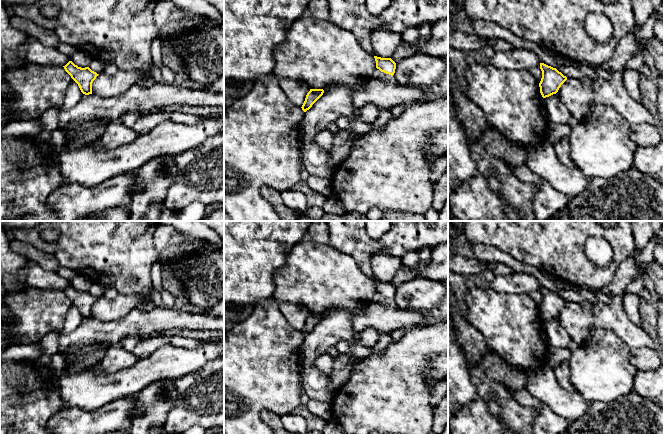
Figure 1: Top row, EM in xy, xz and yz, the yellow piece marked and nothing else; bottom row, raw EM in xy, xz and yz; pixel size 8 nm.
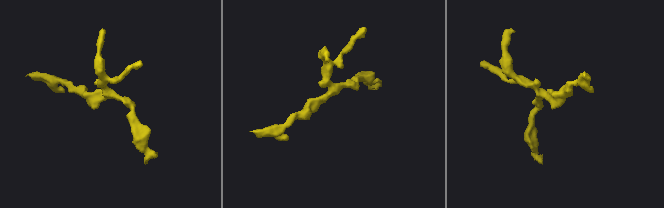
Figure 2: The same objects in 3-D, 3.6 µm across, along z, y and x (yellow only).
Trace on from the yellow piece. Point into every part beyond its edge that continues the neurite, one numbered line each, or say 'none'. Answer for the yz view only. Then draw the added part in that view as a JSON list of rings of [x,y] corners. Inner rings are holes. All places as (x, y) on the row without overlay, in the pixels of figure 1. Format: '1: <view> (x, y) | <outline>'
none

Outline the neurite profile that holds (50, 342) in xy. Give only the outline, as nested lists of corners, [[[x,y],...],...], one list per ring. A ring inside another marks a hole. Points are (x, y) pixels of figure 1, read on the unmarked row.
[[[72,304],[70,310],[66,314],[64,326],[57,331],[46,334],[38,343],[44,349],[44,355],[38,360],[38,364],[42,369],[51,369],[51,359],[58,352],[59,338],[67,333],[73,332],[82,323],[78,308]]]

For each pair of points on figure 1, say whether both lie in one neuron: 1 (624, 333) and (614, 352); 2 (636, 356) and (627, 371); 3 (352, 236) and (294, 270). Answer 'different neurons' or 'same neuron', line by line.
1: different neurons
2: different neurons
3: different neurons

